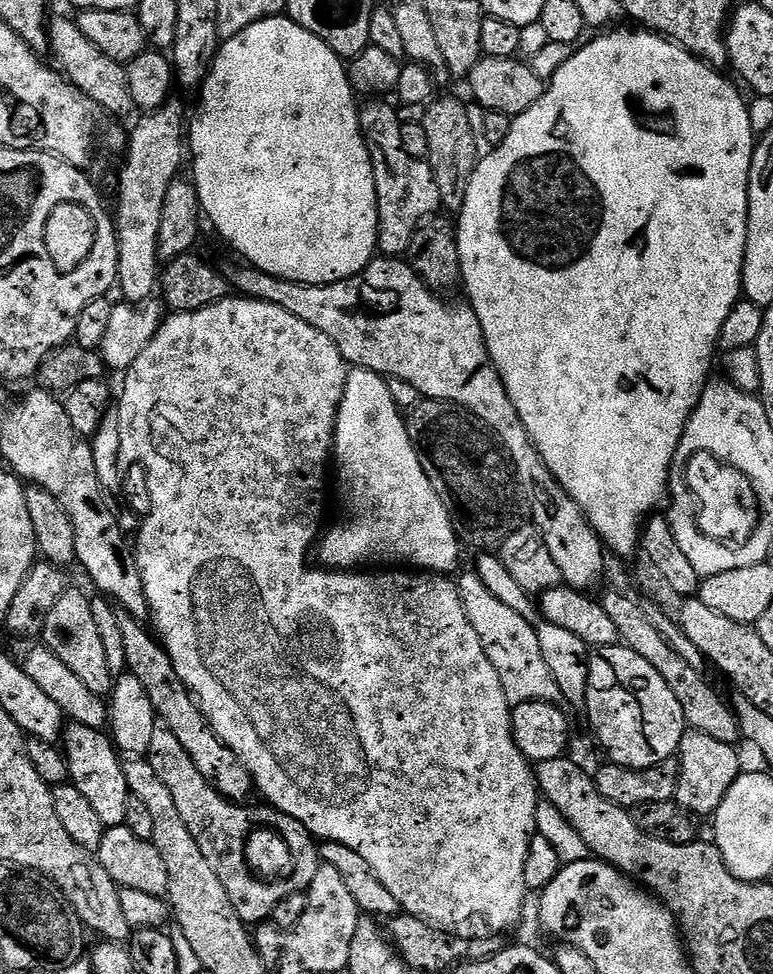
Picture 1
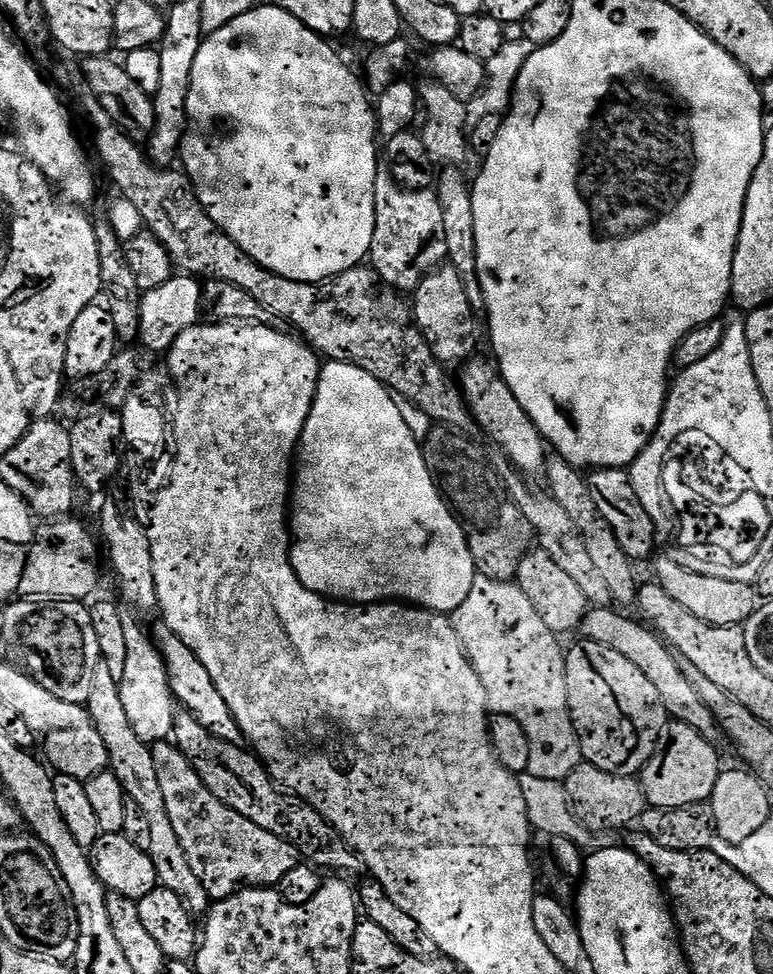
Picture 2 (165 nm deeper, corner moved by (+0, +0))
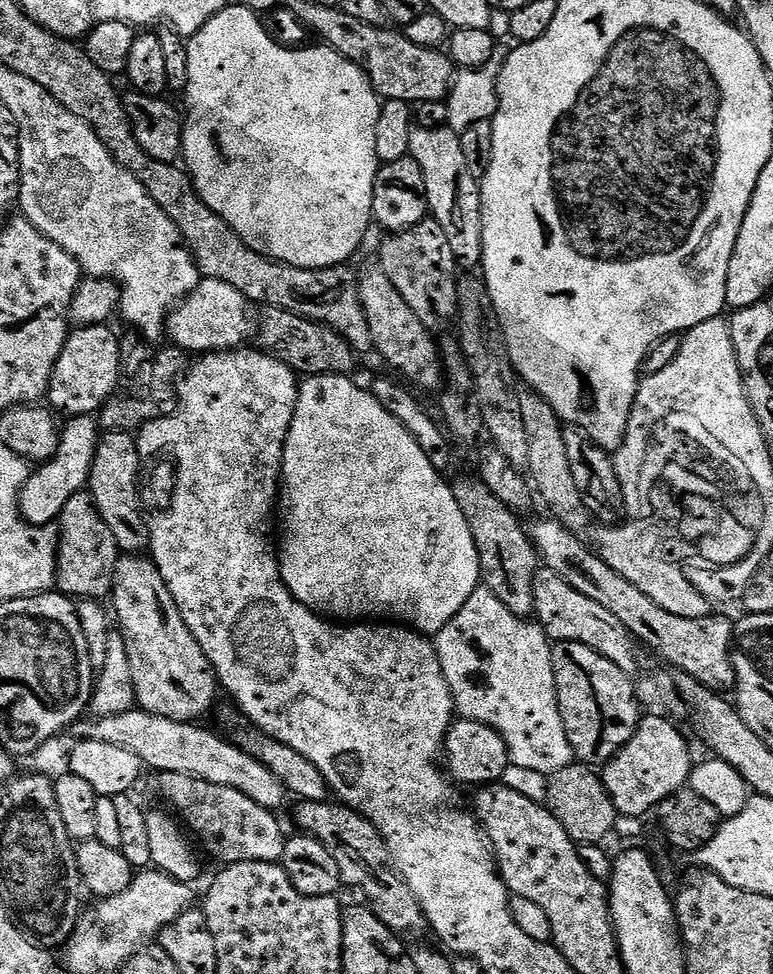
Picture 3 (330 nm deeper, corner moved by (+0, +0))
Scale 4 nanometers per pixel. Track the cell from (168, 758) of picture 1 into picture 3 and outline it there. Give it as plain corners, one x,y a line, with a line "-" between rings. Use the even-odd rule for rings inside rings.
161,772
158,780
160,792
169,804
167,807
179,817
183,827
193,837
196,835
200,839
199,847
204,847
217,860
217,865
227,866
238,862
275,864
282,858
286,832
280,829
280,824
276,821
277,813
273,809
258,806
246,798
246,794
230,786
218,786
190,774

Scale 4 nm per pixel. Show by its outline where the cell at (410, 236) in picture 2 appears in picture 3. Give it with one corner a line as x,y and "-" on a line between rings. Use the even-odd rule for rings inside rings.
431,218
410,226
410,230
388,234
380,244
378,266
394,282
394,290
402,294
402,299
414,314
430,330
437,330
443,324
457,319
458,310
458,265
450,241
438,222

